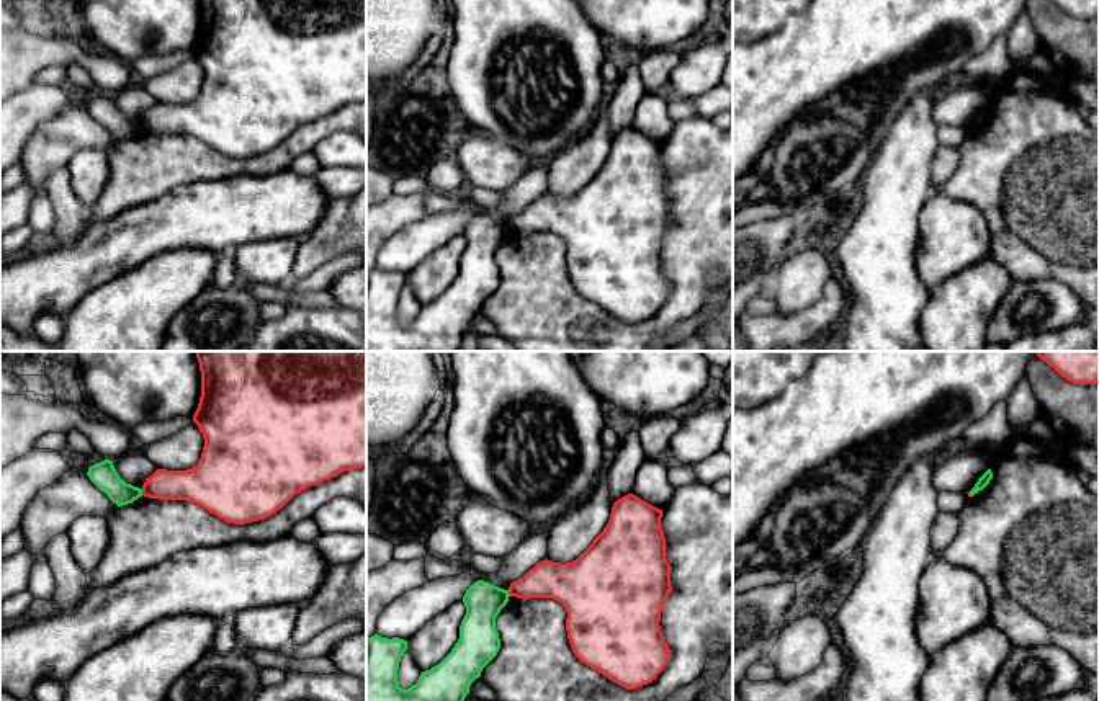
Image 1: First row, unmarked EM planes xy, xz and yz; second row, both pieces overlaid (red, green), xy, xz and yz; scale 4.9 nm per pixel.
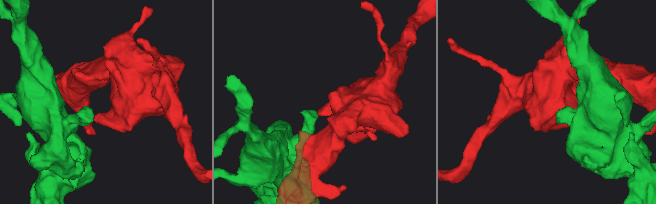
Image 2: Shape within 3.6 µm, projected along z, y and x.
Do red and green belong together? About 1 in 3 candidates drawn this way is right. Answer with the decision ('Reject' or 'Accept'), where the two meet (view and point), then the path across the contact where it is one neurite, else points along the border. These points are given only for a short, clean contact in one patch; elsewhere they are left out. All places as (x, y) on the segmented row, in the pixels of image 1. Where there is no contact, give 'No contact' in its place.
Reject. Touches red at xy (143, 492). Boundary: xy (141, 489), (143, 494)

